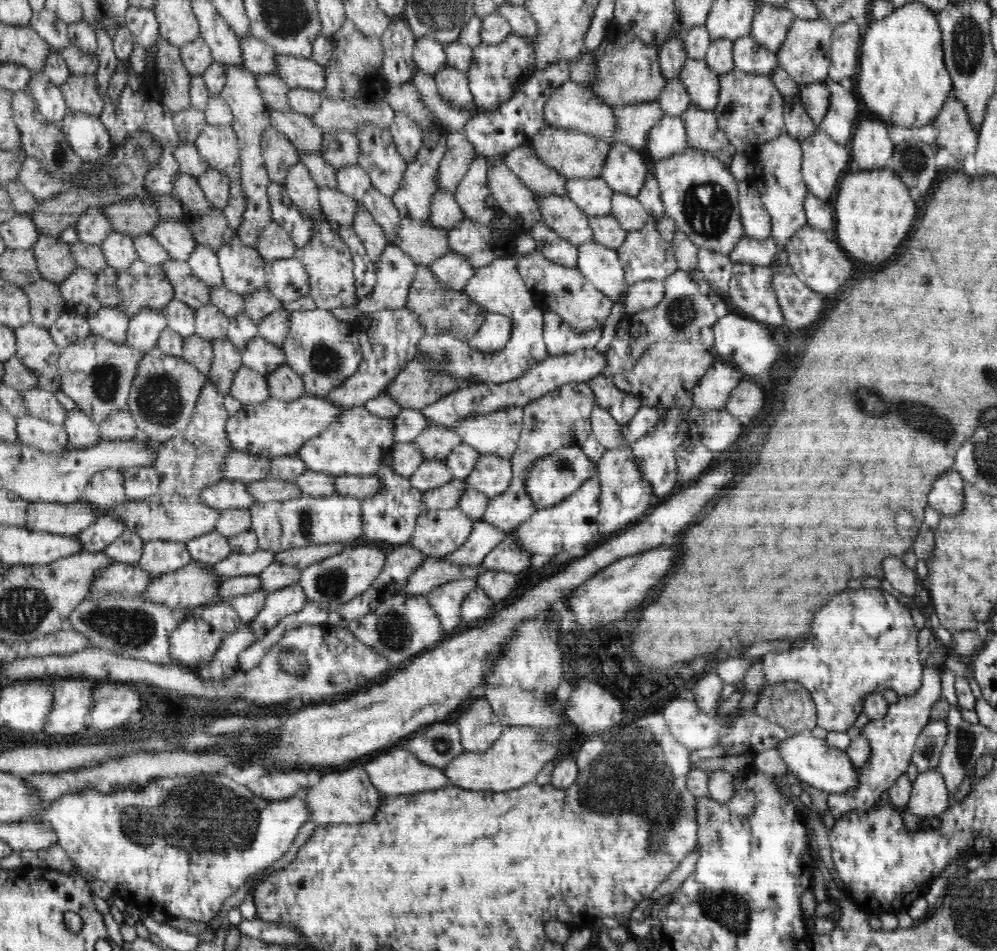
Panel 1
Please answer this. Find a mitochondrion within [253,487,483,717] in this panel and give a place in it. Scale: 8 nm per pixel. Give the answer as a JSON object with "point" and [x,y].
{"point":[393,629]}

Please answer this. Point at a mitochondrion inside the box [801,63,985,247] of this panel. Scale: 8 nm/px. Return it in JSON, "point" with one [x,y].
{"point":[913,161]}

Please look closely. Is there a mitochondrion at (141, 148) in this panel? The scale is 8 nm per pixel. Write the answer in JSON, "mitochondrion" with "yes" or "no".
{"mitochondrion":"yes"}

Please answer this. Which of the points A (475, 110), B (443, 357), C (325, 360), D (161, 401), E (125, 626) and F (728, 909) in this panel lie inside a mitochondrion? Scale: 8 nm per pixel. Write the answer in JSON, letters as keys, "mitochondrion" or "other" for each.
{"A":"other","B":"mitochondrion","C":"mitochondrion","D":"mitochondrion","E":"mitochondrion","F":"mitochondrion"}

